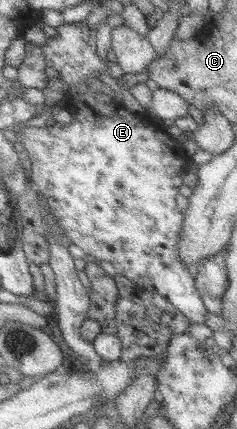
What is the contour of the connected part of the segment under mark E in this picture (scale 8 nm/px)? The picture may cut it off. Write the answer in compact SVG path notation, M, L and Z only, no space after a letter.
M80 21L64 23L56 30L57 38L49 37L40 47L46 65L59 73L58 78L74 95L66 101L72 120L69 124L55 122L43 128L21 128L19 143L30 161L29 182L36 193L45 198L65 238L81 249L89 260L109 262L117 275L146 293L160 295L168 301L186 317L189 325L203 324L208 311L194 288L193 276L181 264L177 250L183 215L176 207L175 196L182 185L181 173L186 170L188 160L182 145L170 139L164 127L155 124L142 110L129 112L119 101L102 104L95 100L96 93L88 90L86 79L95 78L97 73L107 73L107 62L101 62L95 54L93 29Z

